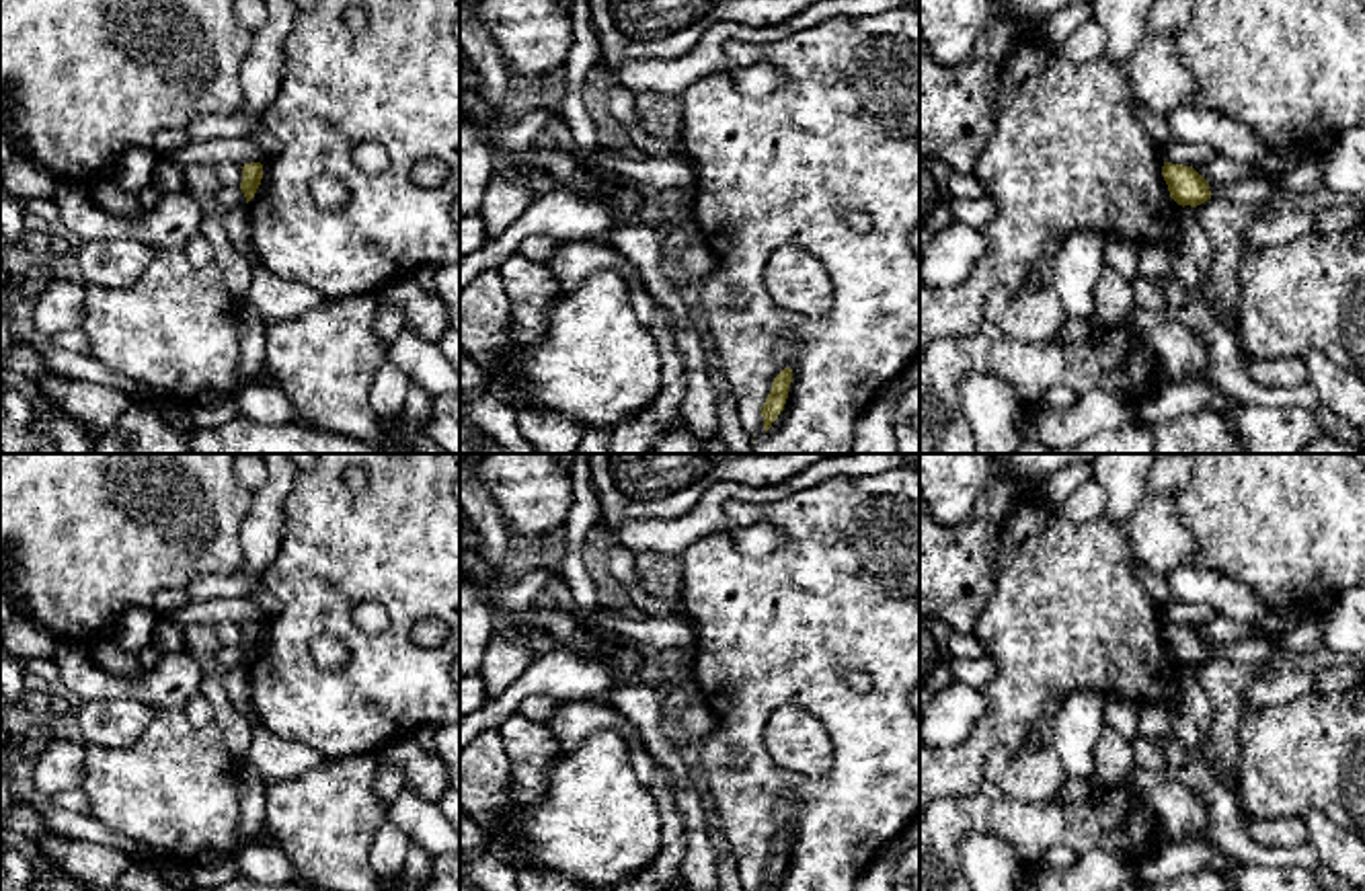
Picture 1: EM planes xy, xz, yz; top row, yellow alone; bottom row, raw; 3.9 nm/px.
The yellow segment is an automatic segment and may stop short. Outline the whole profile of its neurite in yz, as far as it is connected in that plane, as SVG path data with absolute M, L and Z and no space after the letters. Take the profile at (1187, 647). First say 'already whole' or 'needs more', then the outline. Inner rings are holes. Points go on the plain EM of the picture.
already whole; M1164 622L1162 634L1170 657L1182 667L1197 667L1211 659L1209 641L1205 641L1193 626Z

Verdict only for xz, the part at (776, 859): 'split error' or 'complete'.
complete

